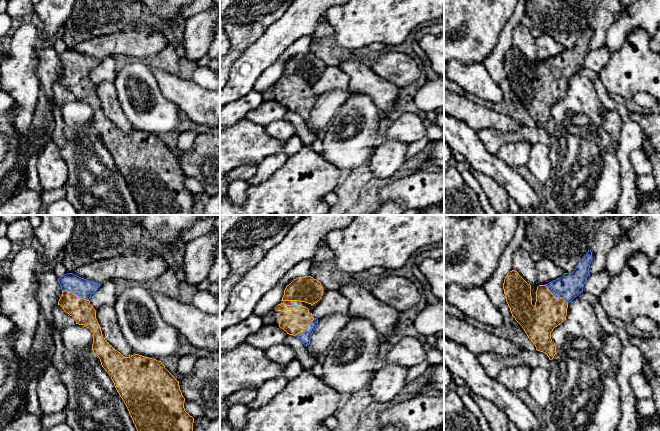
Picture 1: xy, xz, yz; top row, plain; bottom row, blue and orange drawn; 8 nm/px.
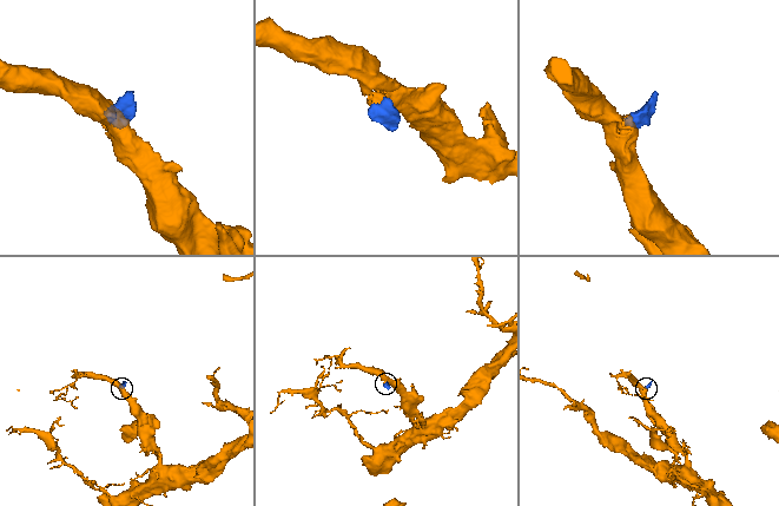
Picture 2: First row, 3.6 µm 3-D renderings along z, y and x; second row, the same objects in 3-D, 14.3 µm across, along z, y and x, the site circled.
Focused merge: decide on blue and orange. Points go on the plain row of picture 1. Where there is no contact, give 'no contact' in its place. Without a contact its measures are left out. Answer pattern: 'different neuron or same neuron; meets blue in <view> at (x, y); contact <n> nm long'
same neuron; meets blue in xy at (75, 69); contact 240 nm long

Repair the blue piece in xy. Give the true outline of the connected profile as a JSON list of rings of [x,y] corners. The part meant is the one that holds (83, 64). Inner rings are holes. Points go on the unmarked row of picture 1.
[[[67,49],[58,55],[62,72],[58,81],[72,92],[76,100],[84,101],[93,109],[92,127],[99,133],[102,143],[111,153],[135,200],[140,215],[192,215],[194,194],[184,184],[185,174],[179,157],[165,144],[161,137],[133,130],[124,133],[102,111],[96,95],[96,86],[90,80],[91,71],[100,60]]]

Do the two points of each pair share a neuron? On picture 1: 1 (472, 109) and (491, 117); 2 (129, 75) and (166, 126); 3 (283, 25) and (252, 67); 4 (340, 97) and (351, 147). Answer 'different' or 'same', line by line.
1: same
2: same
3: same
4: different

